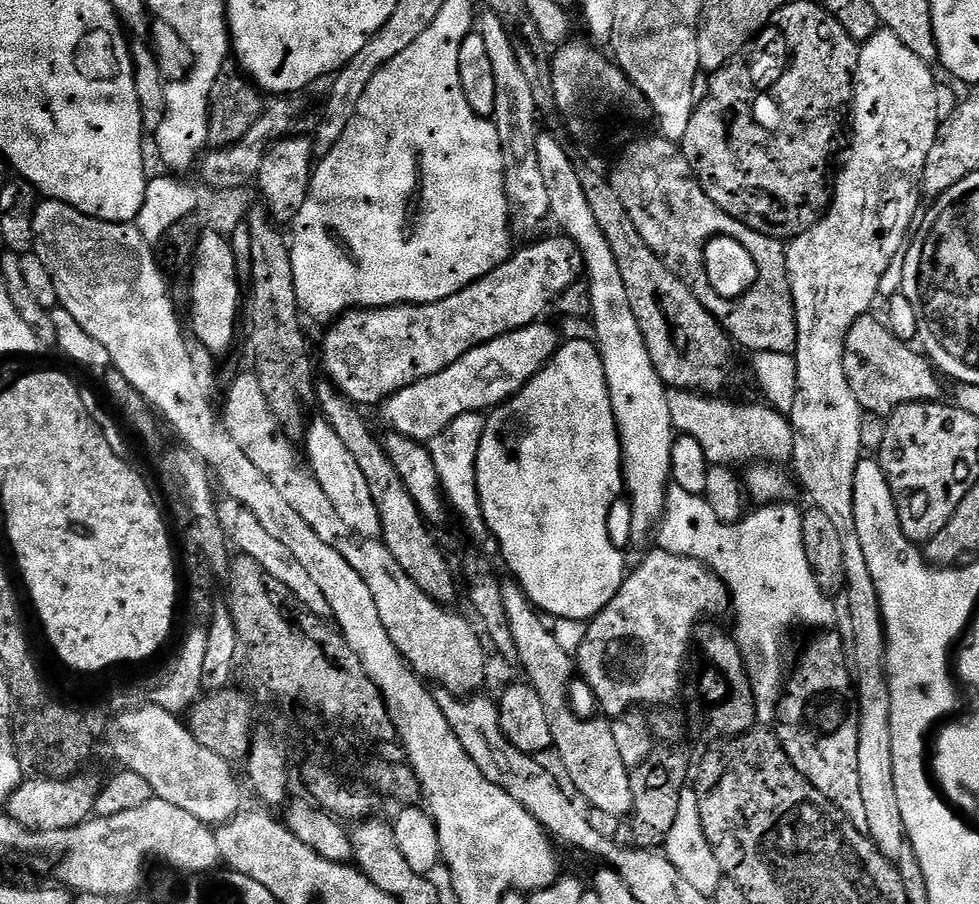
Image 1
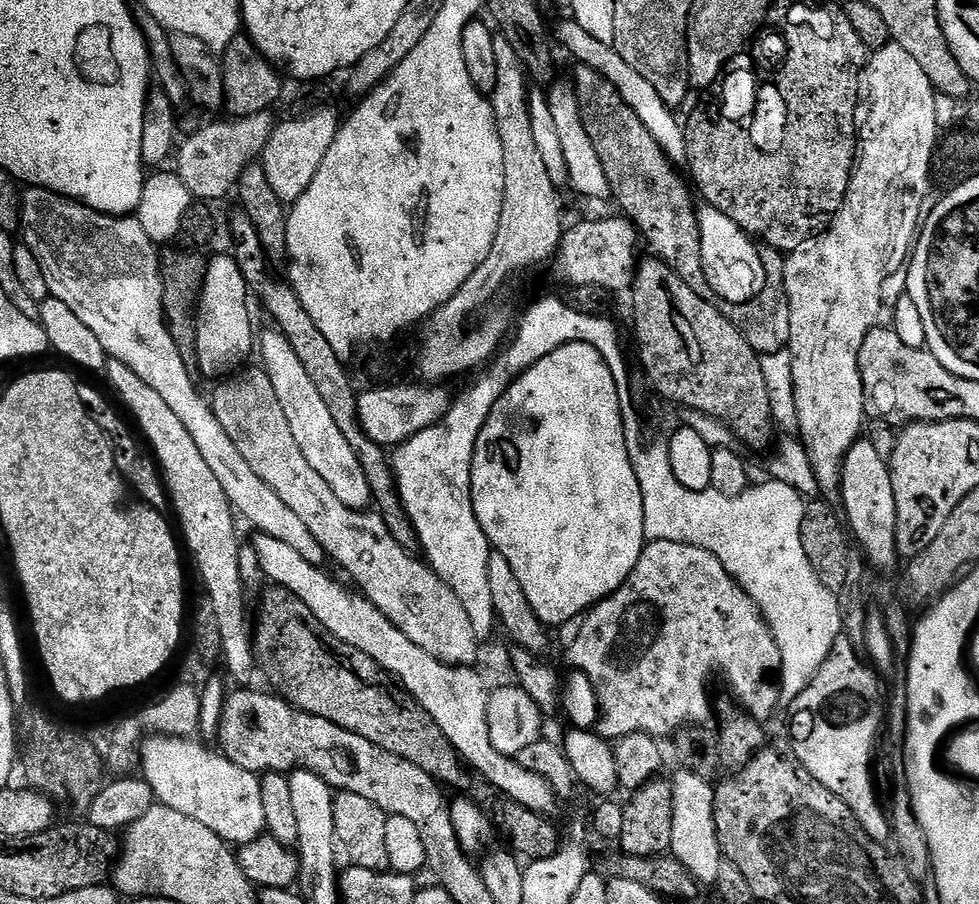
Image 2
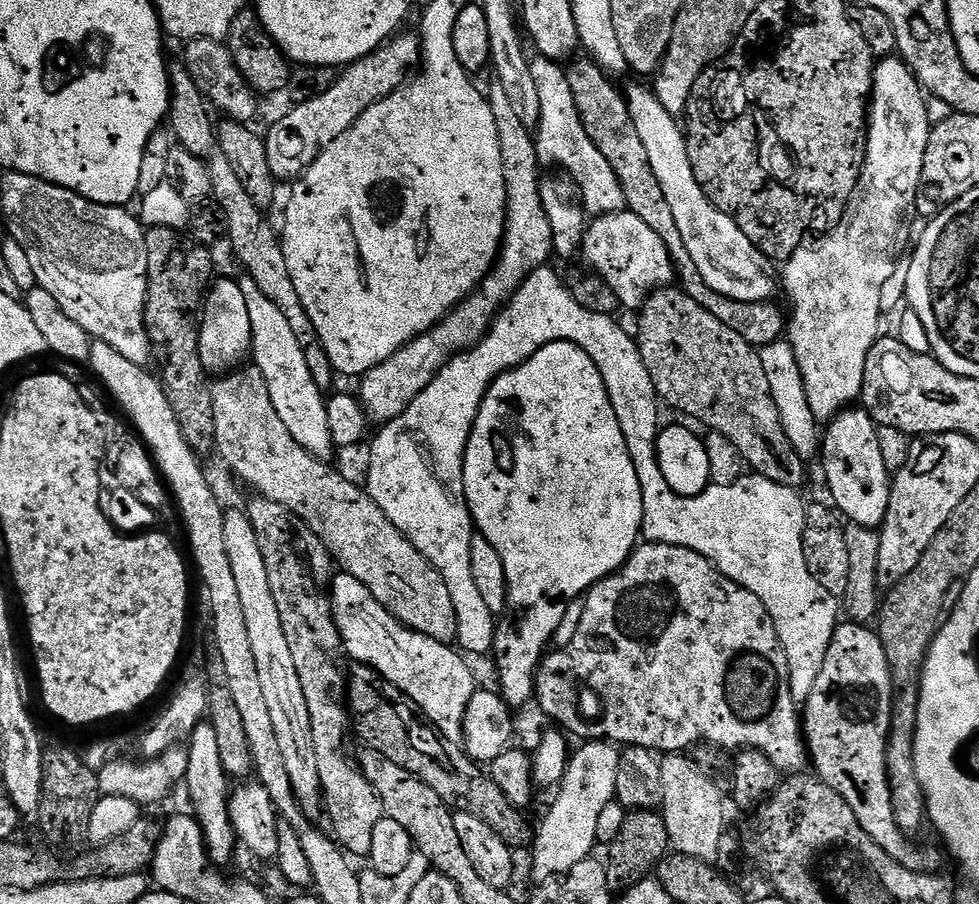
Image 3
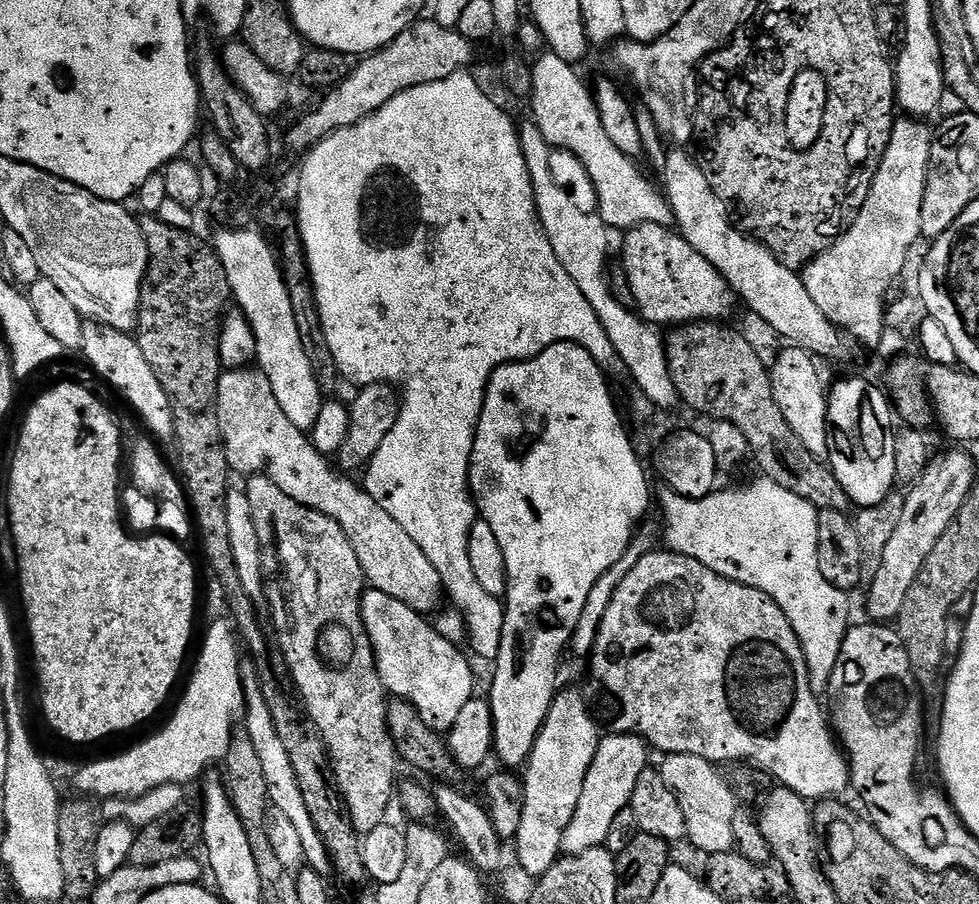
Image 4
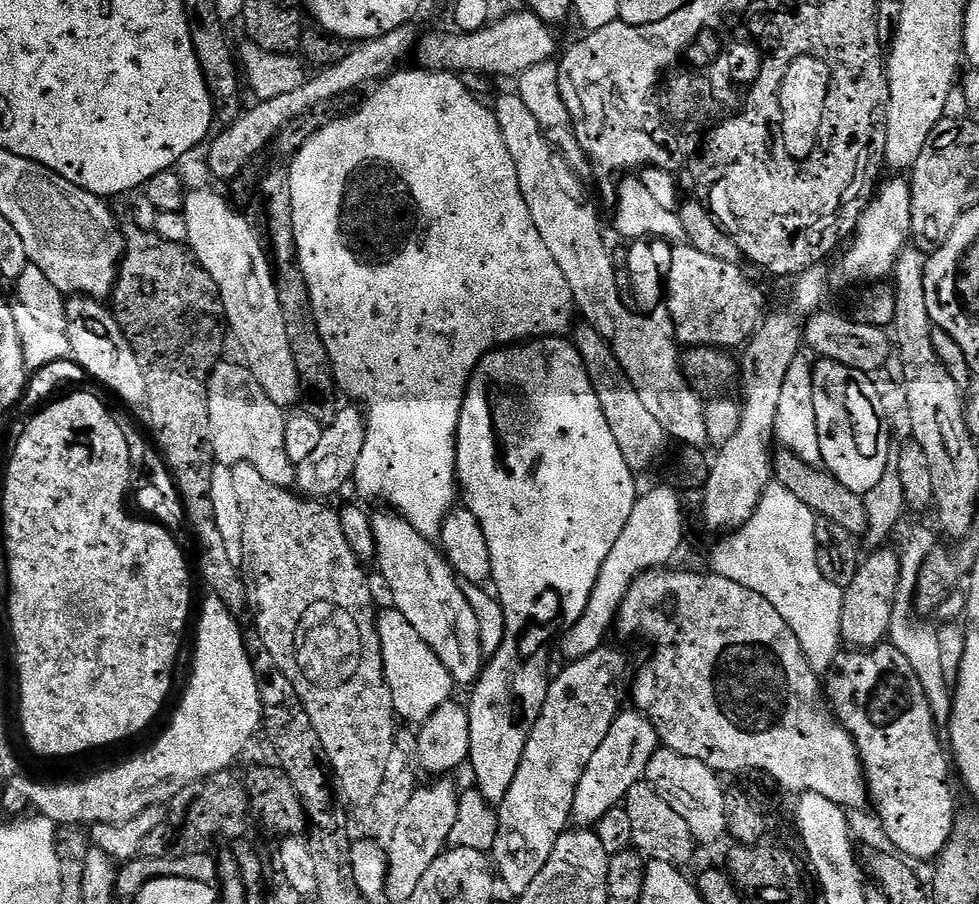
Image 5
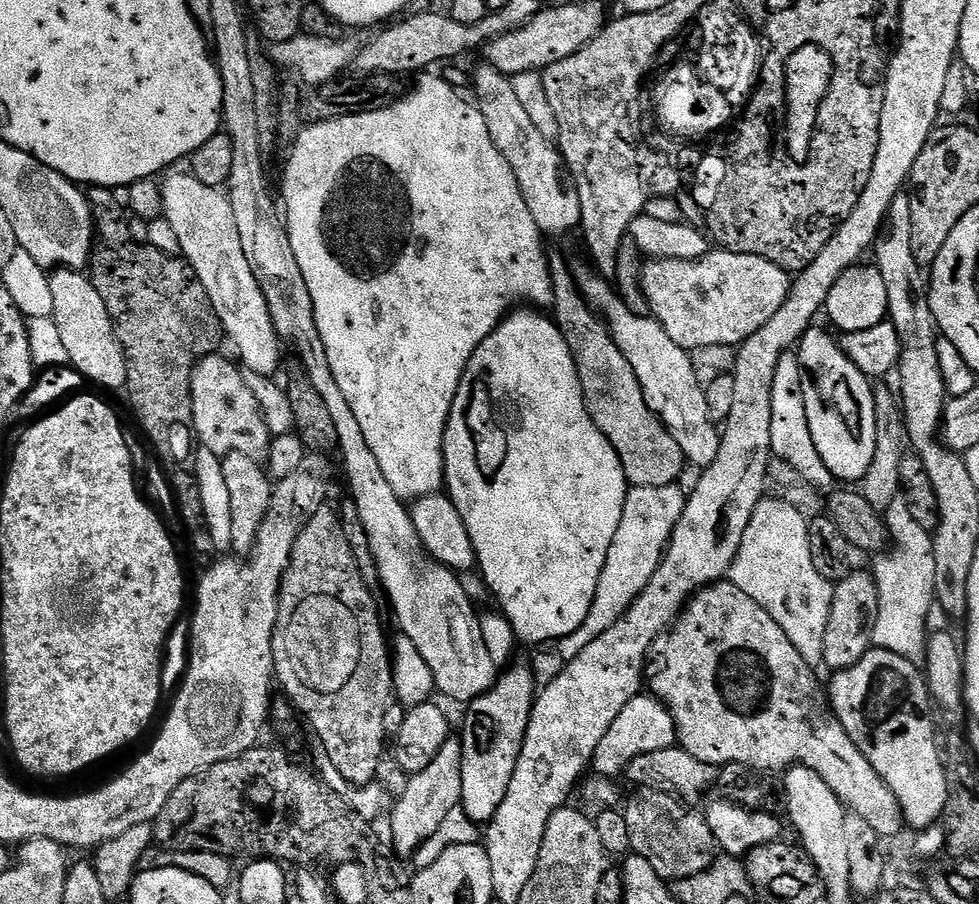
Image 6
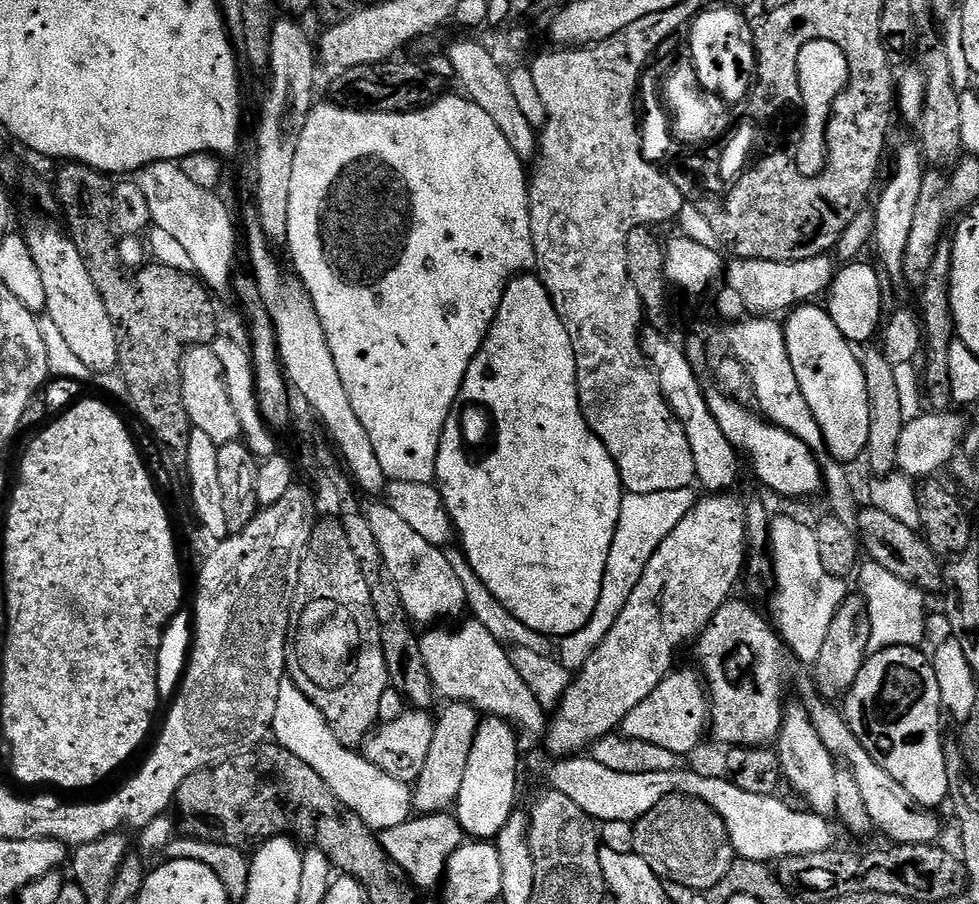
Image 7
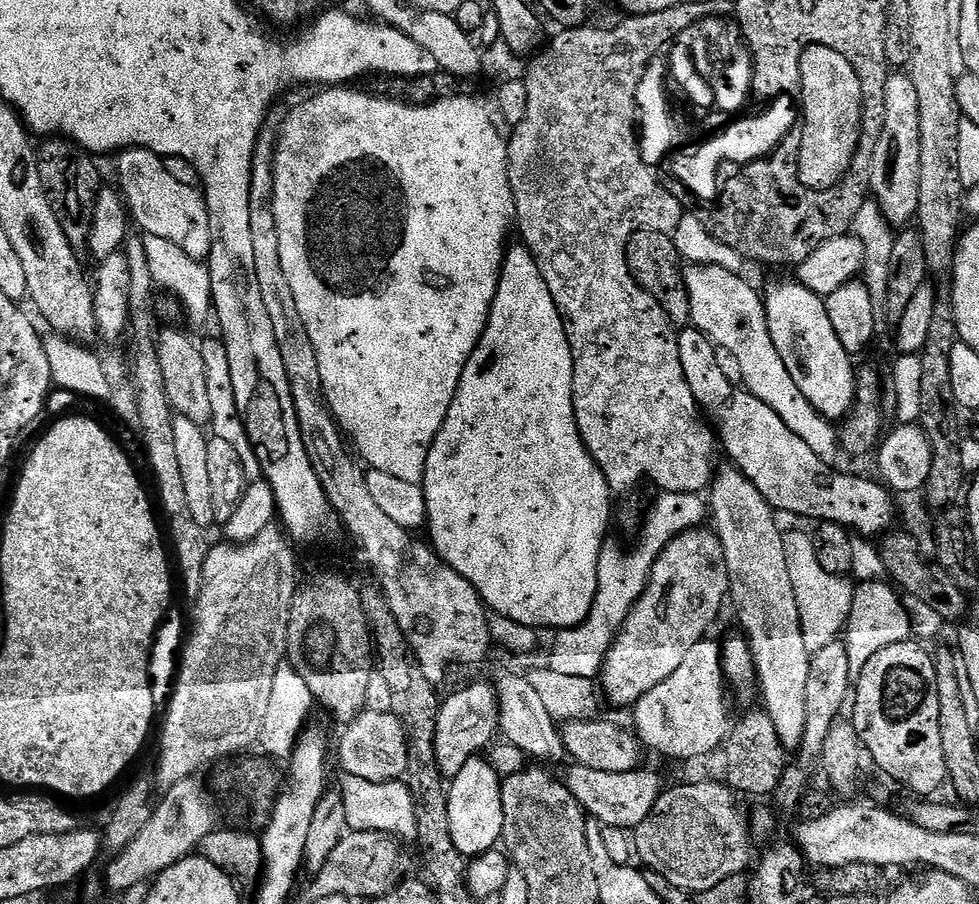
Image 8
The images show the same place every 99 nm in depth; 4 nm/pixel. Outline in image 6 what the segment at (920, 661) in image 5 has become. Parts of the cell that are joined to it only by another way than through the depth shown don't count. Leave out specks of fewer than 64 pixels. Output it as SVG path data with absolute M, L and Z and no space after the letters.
M904 499L895 500L883 513L888 535L894 541L890 550L877 555L870 571L878 586L878 614L872 627L872 643L877 648L898 654L913 662L925 659L930 629L928 615L934 612L936 579L934 578L933 533L914 514Z

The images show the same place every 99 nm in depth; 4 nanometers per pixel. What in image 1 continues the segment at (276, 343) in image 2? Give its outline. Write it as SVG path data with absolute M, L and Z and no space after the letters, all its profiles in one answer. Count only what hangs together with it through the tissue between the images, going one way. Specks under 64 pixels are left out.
M323 418L309 423L306 428L306 435L302 441L303 447L308 447L306 460L310 465L312 473L318 478L322 490L334 502L334 510L338 510L338 518L346 522L359 536L371 536L373 538L381 535L380 515L378 506L374 504L374 494L370 494L370 482L366 482L365 475L362 474L362 466L354 462L354 454L346 450L342 438L338 438L338 433L334 431L334 426Z

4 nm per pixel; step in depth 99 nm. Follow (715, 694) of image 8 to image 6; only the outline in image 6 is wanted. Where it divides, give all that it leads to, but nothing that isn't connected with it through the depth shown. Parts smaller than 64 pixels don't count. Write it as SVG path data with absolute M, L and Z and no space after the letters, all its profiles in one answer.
M651 694L635 696L626 702L622 714L614 718L614 726L606 730L606 738L598 742L598 750L594 754L590 768L595 775L616 778L627 773L628 764L634 762L642 754L654 754L654 750L666 750L677 743L675 718L672 711Z

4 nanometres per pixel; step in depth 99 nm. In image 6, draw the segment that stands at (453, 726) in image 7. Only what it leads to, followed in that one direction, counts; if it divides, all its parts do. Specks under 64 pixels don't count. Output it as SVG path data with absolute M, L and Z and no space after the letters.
M449 738L438 750L438 754L426 766L426 770L413 772L407 777L408 785L396 800L390 816L390 842L393 851L401 859L411 859L422 842L430 838L442 826L450 810L461 807L462 798L462 754L464 745L459 739Z

